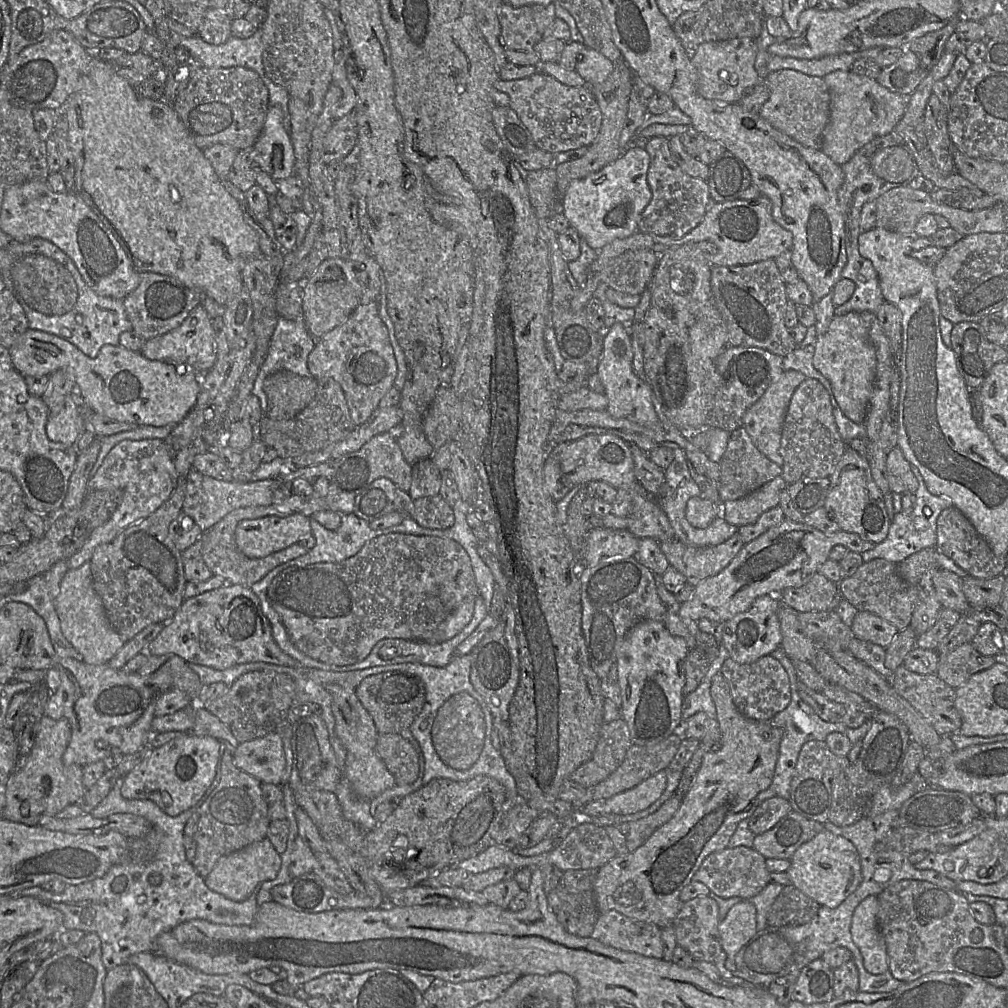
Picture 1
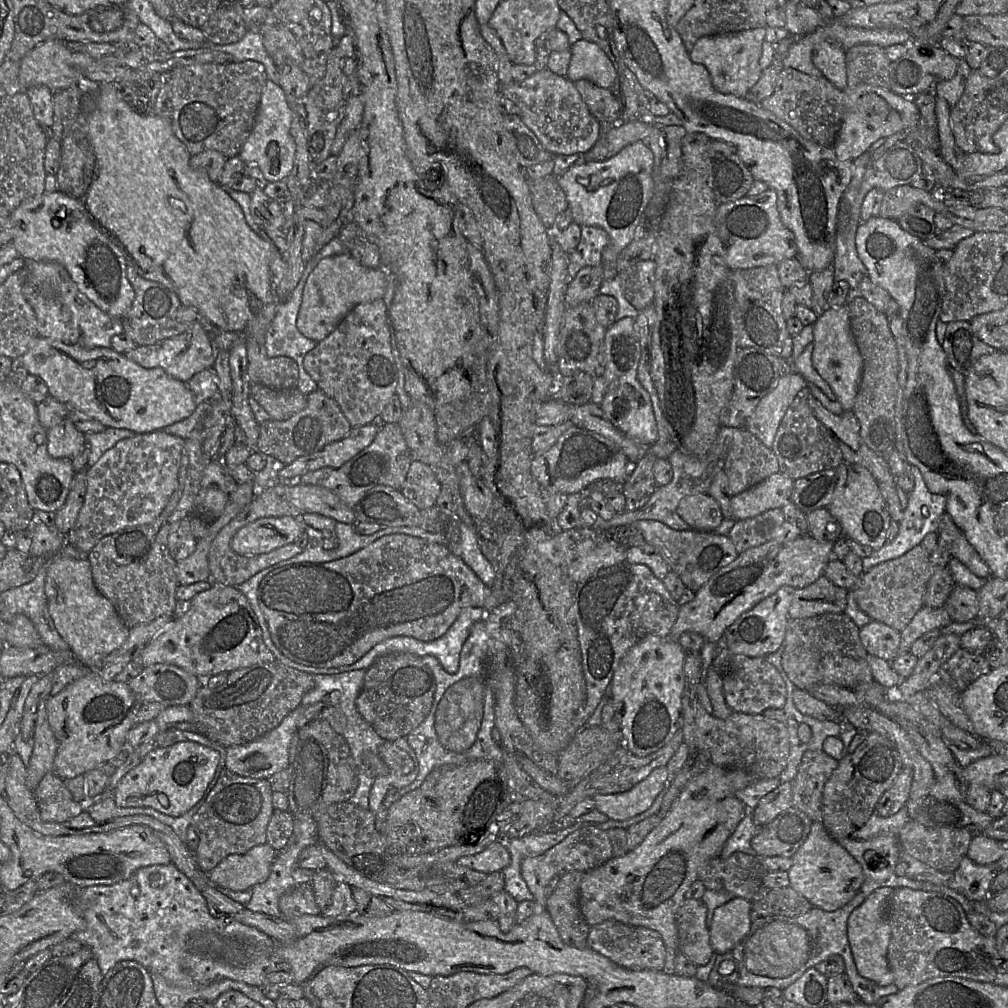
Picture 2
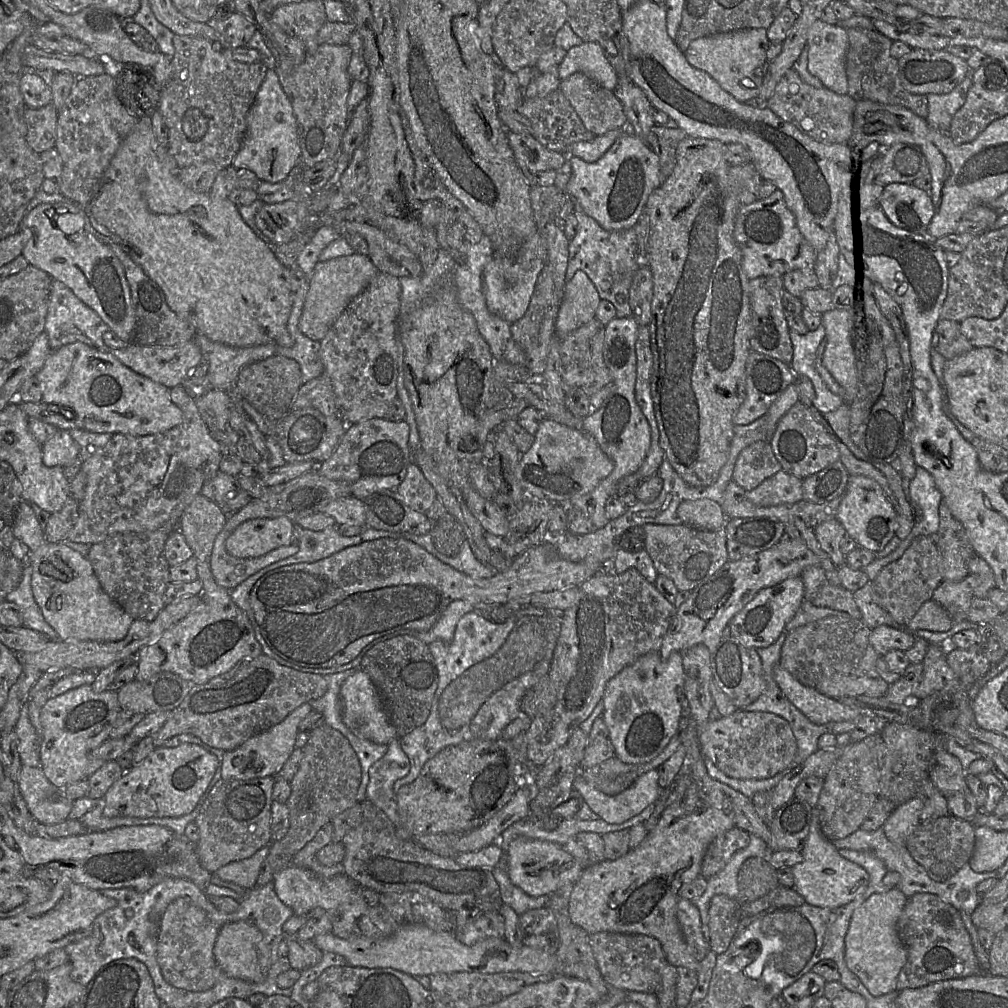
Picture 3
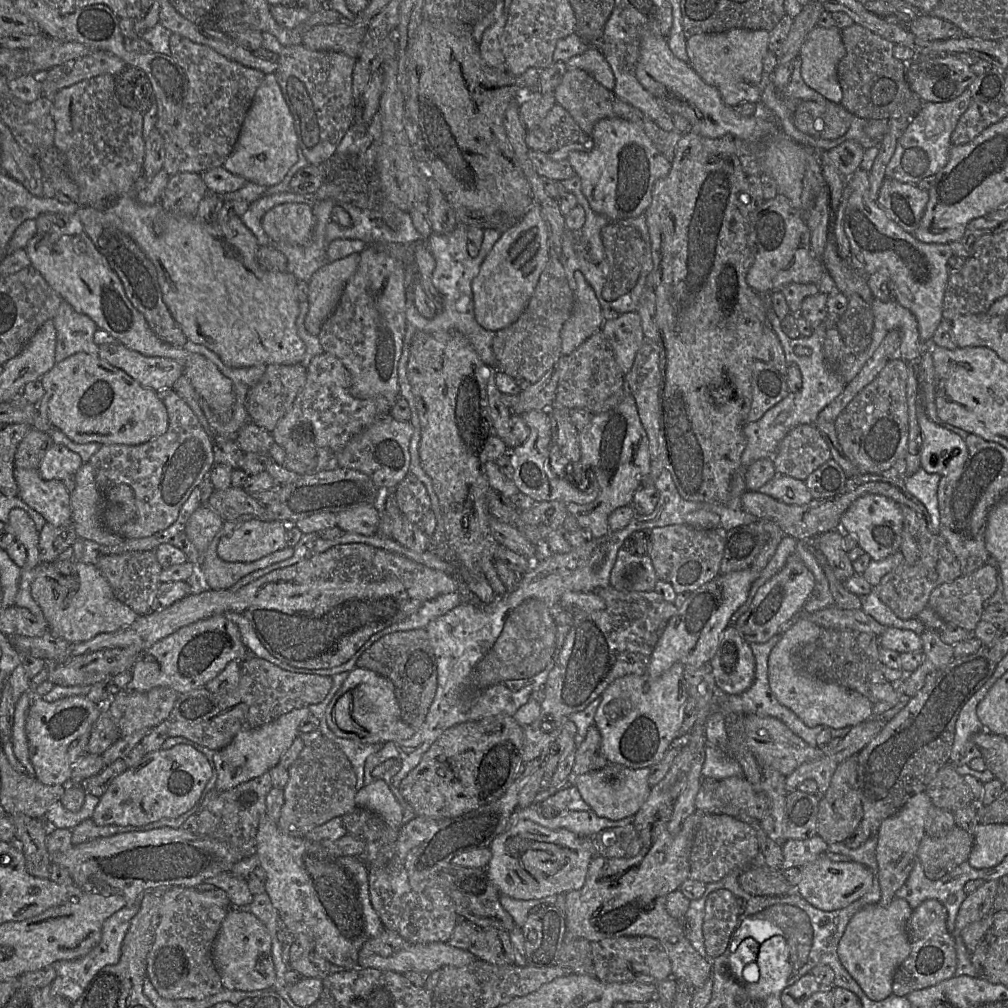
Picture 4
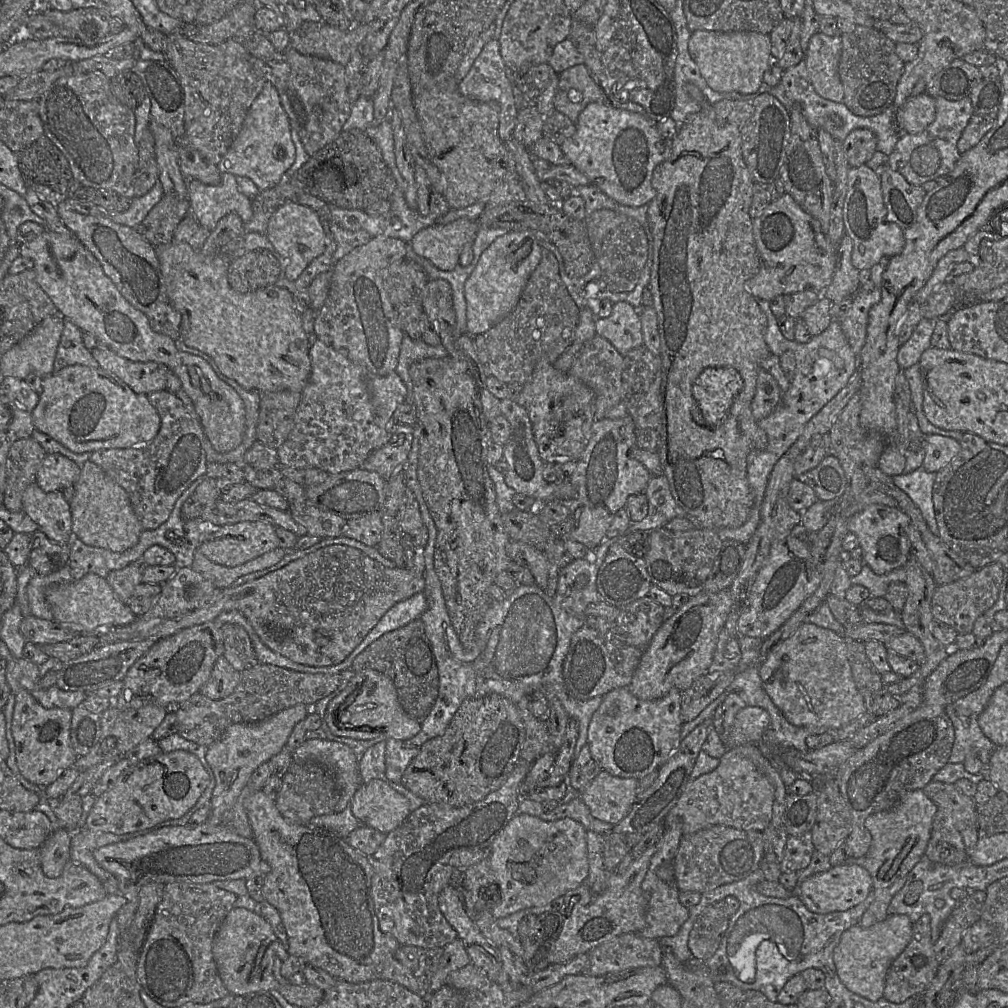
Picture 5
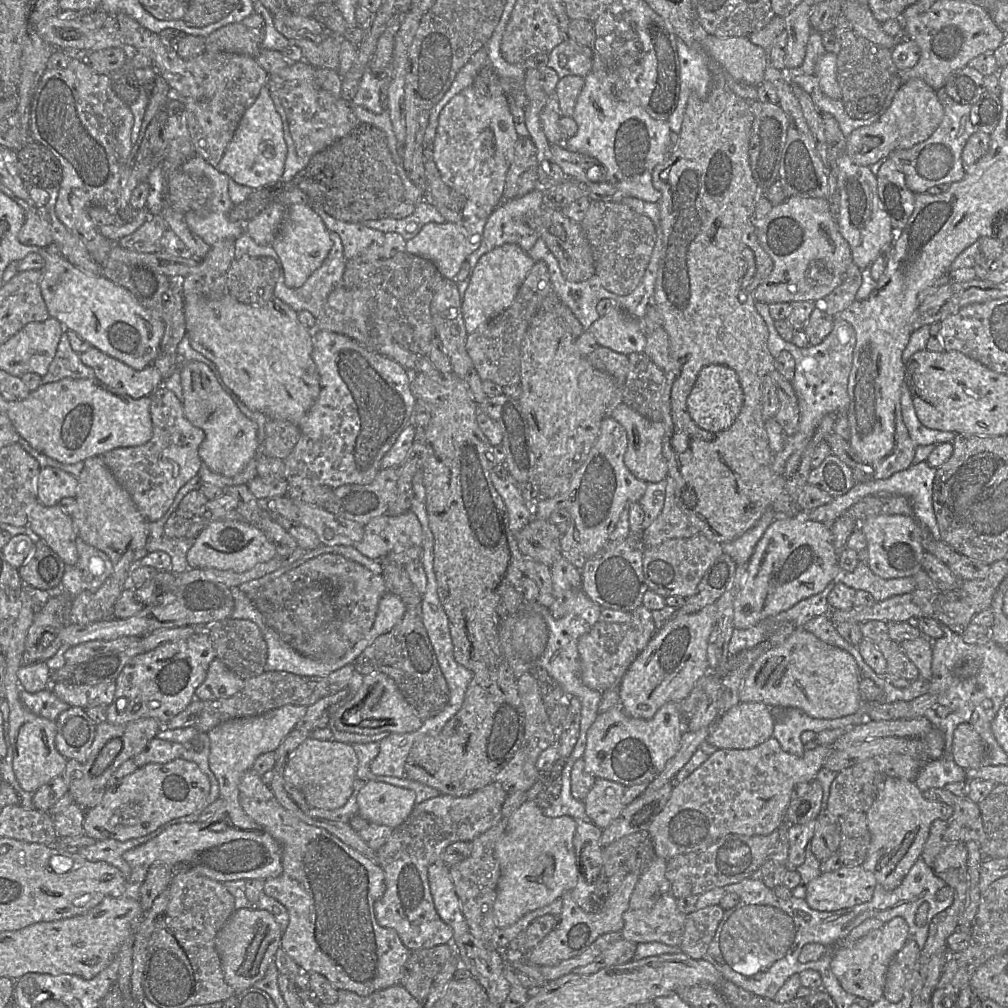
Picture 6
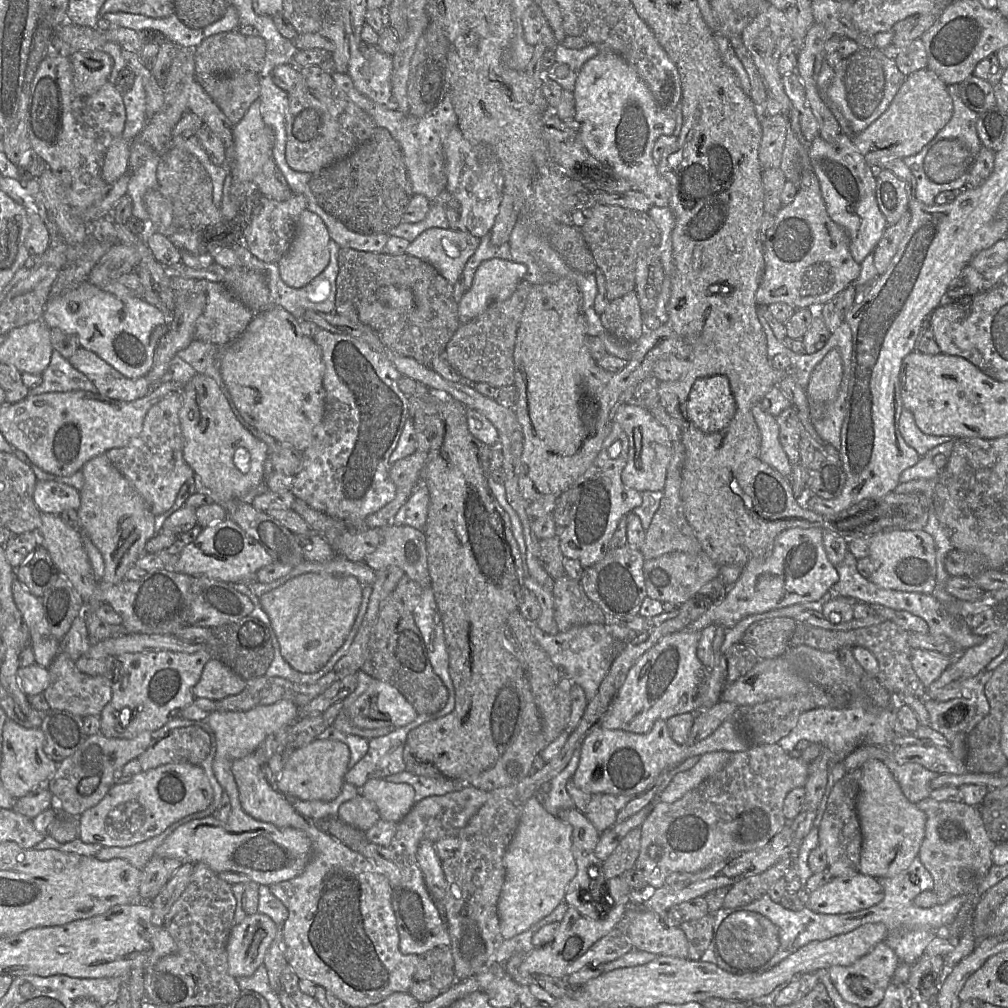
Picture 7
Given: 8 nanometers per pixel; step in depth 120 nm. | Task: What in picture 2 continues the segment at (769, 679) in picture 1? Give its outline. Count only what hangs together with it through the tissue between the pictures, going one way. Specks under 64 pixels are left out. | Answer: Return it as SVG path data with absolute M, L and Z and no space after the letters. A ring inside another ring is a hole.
M723 648L714 657L712 668L720 676L726 703L734 712L762 714L768 708L782 708L786 702L787 685L765 657L748 657Z

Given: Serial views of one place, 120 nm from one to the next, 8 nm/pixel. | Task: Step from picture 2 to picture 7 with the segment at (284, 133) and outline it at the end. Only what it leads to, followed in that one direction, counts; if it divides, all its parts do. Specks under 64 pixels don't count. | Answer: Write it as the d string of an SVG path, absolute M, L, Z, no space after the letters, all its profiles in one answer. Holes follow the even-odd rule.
M259 99L233 127L233 137L234 160L230 174L244 184L252 184L264 164L273 157L274 134L262 119Z

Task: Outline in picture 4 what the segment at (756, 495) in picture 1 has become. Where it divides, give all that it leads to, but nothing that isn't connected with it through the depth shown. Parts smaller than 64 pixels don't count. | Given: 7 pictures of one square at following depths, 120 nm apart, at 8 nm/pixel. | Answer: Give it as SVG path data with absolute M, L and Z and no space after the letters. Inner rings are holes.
M778 474L761 486L758 492L766 494L787 505L805 505L812 501L805 481L791 476Z

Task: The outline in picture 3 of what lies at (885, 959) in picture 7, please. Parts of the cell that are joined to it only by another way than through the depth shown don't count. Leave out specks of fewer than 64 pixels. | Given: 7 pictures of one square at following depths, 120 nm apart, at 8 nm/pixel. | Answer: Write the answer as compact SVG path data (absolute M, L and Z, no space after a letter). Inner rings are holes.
M896 887L874 893L853 912L850 920L845 936L845 962L875 997L896 989L898 975L907 961L908 953L897 931L897 922L906 902L907 897Z

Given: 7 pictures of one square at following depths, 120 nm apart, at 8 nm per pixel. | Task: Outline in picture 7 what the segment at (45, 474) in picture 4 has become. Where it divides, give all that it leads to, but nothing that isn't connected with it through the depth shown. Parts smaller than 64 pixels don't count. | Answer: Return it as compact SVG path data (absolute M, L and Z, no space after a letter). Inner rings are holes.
M37 480L33 498L41 513L59 515L65 509L80 507L79 491L54 480Z

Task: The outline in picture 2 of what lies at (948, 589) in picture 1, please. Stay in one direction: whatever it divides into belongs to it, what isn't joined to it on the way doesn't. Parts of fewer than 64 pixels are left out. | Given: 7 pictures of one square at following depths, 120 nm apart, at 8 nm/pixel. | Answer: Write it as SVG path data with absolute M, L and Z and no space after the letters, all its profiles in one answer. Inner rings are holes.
M955 585L944 608L953 622L975 621L979 612L977 592L969 587Z

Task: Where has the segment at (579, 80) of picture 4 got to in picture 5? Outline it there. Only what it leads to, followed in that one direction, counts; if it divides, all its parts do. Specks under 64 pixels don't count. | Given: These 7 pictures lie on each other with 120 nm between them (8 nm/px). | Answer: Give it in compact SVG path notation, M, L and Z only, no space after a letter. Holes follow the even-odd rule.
M585 64L567 68L559 75L555 110L577 122L579 114L590 103L604 102L605 94Z

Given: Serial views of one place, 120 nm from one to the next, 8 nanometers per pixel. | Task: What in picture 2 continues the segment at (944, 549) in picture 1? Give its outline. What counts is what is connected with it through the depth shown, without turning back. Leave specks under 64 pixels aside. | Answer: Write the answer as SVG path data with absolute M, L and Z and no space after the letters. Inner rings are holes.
M945 512L939 522L938 535L946 549L961 561L976 576L989 579L992 577L988 565L980 557L976 549L968 542L964 533L954 523L952 517Z

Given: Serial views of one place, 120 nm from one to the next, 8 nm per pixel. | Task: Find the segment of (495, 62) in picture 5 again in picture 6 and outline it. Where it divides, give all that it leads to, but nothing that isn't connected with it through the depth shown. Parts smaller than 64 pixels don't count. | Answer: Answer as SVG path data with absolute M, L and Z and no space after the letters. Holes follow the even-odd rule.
M485 64L474 79L474 83L454 96L440 114L433 143L432 158L443 181L466 198L462 216L466 221L488 219L503 202L506 177L512 164L518 141L509 101L504 94L501 81L491 64Z

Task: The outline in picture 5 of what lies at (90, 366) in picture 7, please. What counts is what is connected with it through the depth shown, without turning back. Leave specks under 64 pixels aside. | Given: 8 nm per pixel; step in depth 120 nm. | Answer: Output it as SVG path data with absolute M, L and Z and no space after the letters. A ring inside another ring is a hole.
M97 345L90 351L100 368L117 376L135 393L148 395L166 389L169 369L165 365L131 361L103 345Z

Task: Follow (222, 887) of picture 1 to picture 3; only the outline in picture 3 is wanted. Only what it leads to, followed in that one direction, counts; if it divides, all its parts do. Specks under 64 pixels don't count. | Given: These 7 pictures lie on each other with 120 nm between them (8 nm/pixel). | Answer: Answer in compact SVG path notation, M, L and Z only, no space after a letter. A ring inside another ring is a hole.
M270 845L259 849L251 857L230 862L214 873L222 880L235 883L246 890L254 888L265 859L270 851Z

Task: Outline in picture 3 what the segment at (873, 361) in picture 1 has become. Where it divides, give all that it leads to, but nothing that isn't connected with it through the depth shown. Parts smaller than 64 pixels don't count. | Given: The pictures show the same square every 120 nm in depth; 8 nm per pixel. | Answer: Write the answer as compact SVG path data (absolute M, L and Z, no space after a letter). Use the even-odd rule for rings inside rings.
M830 309L821 315L821 320L826 340L822 363L843 387L843 400L851 403L858 393L859 378L848 310Z

